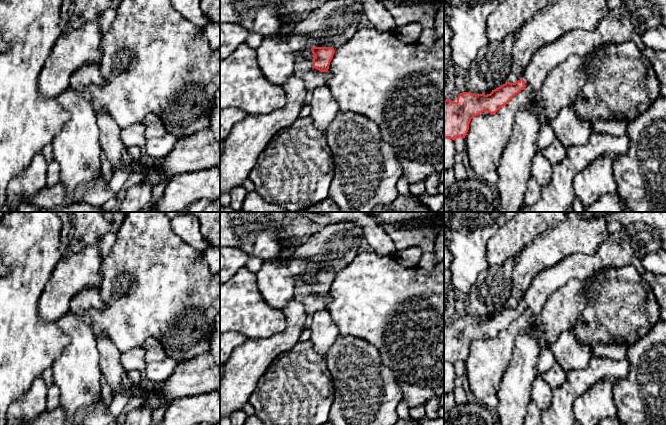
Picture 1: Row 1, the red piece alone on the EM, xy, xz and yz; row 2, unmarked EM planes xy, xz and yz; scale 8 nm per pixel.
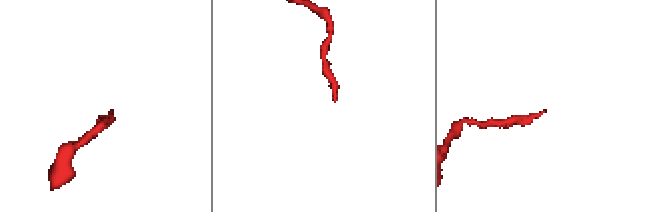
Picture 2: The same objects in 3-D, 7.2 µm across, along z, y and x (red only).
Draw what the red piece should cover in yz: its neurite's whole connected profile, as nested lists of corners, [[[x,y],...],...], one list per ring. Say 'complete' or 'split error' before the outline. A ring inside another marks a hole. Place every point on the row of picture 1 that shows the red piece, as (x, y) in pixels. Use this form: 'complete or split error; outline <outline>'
split error; outline [[[646,0],[623,2],[609,11],[593,31],[574,29],[540,48],[517,82],[508,81],[487,95],[463,92],[456,102],[444,100],[444,138],[465,138],[474,116],[485,111],[496,113],[525,87],[531,89],[533,99],[550,72],[570,55],[582,57],[600,45],[624,43],[630,40],[632,33],[641,34],[661,24],[662,17],[656,4]]]

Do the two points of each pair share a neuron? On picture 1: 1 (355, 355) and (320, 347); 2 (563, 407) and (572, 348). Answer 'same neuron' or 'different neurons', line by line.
1: different neurons
2: different neurons

